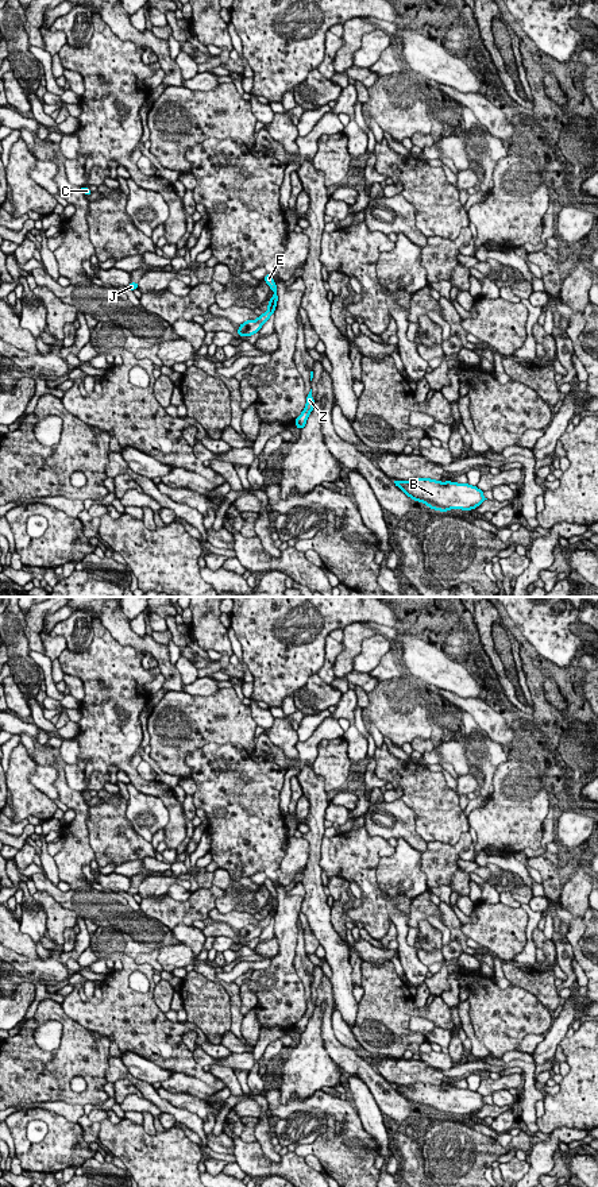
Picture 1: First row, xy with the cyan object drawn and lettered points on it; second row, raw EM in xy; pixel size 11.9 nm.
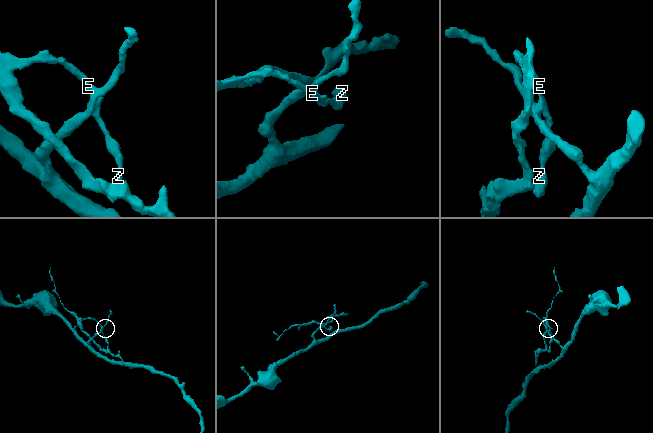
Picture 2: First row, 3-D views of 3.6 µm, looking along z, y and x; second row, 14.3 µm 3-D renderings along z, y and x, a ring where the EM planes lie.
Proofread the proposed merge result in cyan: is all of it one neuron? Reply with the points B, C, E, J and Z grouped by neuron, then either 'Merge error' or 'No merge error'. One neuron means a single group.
Groups: B / C E J Z. Merge error

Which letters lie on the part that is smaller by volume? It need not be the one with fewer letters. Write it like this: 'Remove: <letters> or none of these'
Remove: C, E, J, Z

